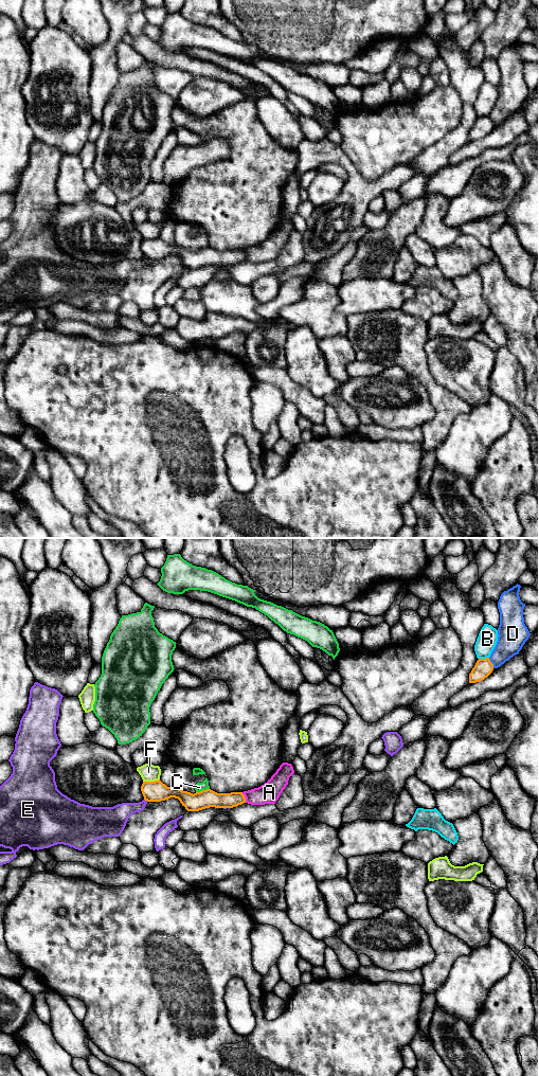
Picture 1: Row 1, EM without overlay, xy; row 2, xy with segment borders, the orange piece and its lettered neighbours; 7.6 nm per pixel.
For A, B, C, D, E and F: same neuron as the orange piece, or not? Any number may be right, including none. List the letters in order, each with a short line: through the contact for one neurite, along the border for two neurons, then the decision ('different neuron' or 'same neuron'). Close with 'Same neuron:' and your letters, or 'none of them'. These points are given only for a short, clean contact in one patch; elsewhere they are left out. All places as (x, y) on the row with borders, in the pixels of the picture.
A: different neuron
B: different neuron
C: different neuron
D: different neuron
E: different neuron
F: different neuron
Same neuron: none of them

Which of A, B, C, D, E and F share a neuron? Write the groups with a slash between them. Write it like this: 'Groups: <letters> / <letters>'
Groups: A / B / C / D / E / F

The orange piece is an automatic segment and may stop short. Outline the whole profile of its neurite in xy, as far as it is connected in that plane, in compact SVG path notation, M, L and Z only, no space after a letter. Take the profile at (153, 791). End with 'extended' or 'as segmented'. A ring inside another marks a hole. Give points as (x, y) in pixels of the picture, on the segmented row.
M160 779L143 782L141 791L147 802L161 802L170 797L178 799L187 811L199 811L205 808L233 808L246 803L242 792L217 793L211 789L191 793L178 787L167 787Z | as segmented

